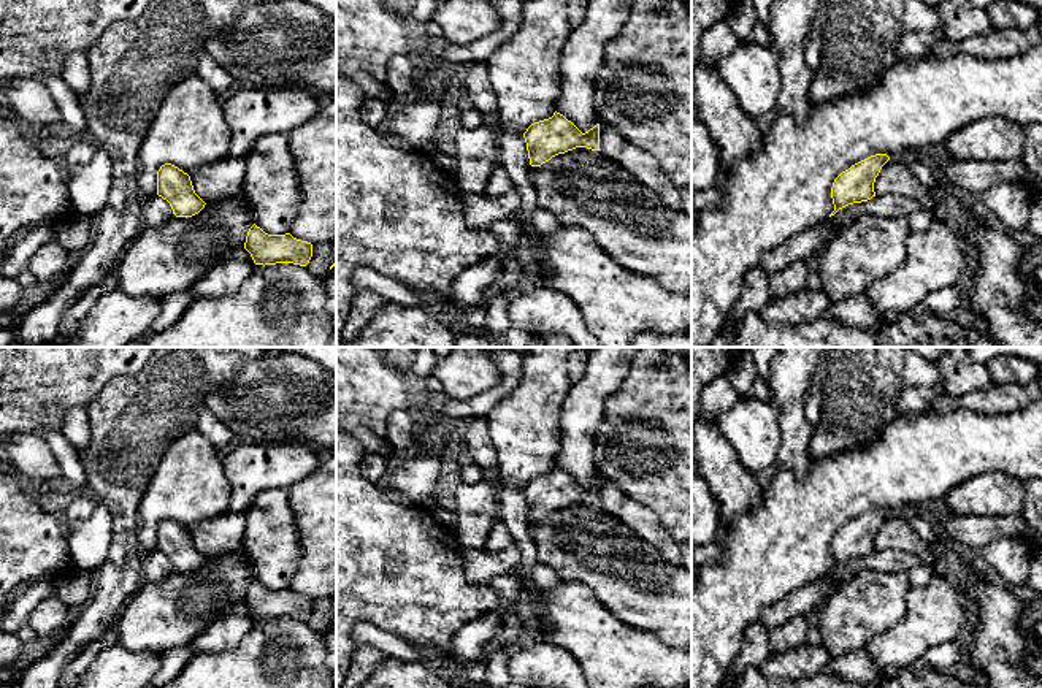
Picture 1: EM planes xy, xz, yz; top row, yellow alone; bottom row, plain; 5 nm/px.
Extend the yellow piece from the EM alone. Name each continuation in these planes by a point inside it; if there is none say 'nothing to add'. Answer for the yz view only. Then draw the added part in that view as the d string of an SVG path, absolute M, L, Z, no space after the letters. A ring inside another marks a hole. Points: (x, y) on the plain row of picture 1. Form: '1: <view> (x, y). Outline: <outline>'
nothing to add

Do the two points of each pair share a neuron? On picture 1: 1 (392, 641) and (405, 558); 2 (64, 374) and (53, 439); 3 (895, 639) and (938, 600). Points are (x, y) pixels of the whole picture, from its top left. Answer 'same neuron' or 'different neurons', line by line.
1: different neurons
2: different neurons
3: same neuron

